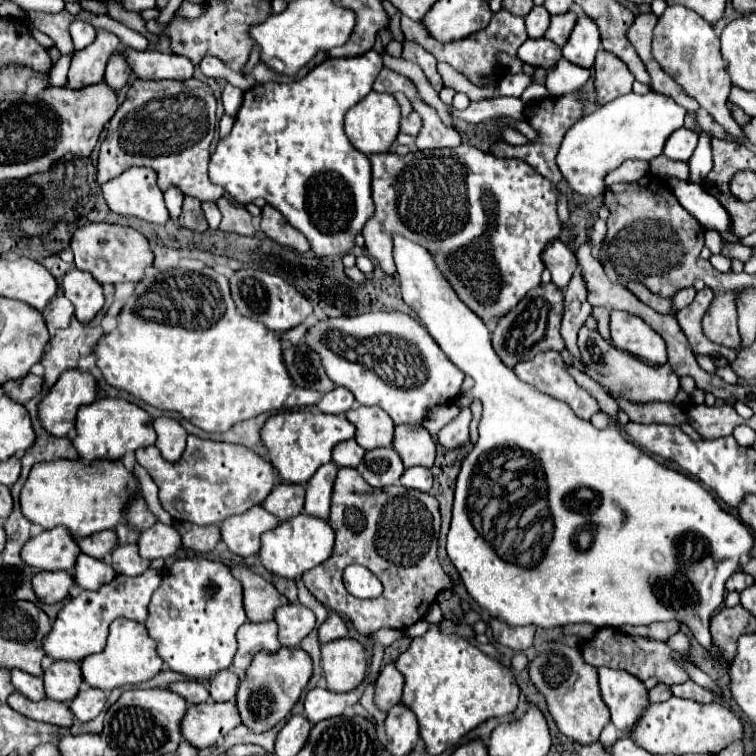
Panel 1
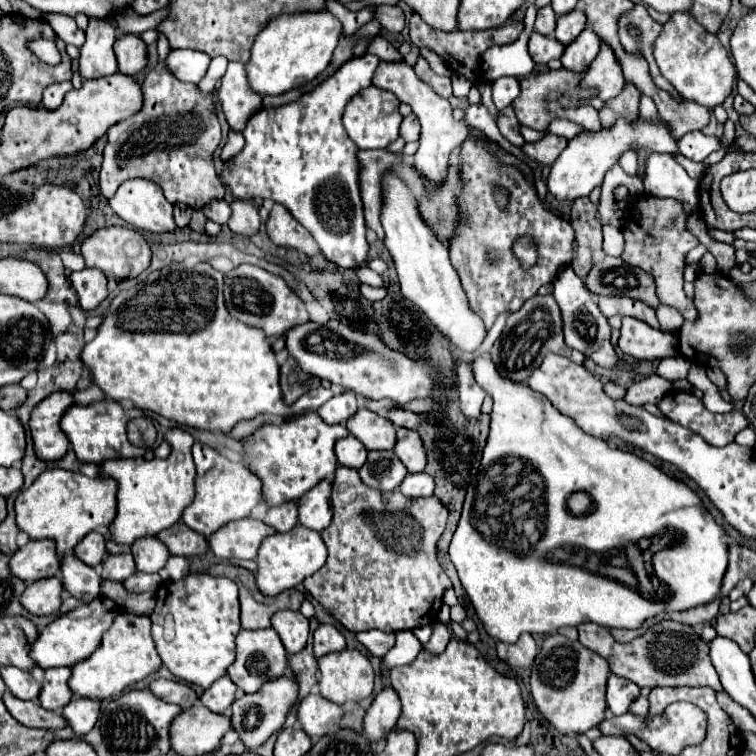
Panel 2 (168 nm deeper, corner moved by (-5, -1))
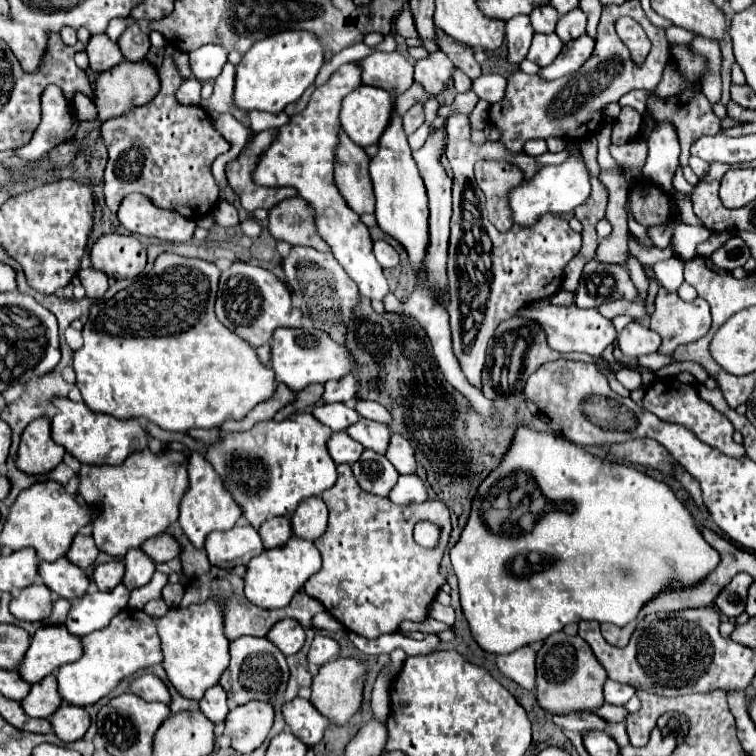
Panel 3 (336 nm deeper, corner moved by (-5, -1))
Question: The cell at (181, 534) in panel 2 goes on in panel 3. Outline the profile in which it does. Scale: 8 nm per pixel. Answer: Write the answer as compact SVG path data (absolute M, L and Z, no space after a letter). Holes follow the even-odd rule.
M160 533L158 537L152 537L152 539L146 541L144 545L140 545L140 549L142 549L154 563L168 563L170 559L178 557L178 553L180 553L178 543L176 543L168 533Z

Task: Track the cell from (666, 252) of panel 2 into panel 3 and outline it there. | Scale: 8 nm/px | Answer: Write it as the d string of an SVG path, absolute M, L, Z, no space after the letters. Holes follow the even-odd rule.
M660 287L658 295L656 295L656 311L650 317L650 329L658 331L658 335L662 337L662 345L660 345L658 353L672 355L678 345L696 341L706 335L711 323L710 308L704 299L697 297L692 303L686 303L678 297L678 293L668 293L666 289Z

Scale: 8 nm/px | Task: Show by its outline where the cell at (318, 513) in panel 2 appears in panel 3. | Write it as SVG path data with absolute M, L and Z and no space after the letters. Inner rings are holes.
M310 497L302 505L298 505L296 513L290 519L292 531L300 539L316 541L328 523L328 509L320 497Z

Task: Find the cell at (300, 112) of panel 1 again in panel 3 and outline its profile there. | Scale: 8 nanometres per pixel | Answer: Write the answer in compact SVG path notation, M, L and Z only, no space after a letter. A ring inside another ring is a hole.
M342 65L322 87L316 87L306 109L290 119L288 125L280 127L278 139L262 153L258 161L254 181L266 187L294 187L298 195L316 209L316 229L330 245L338 263L346 269L350 279L358 285L360 295L366 299L384 301L390 293L382 267L372 253L372 239L368 227L360 217L342 201L334 185L334 149L338 145L340 129L340 103L342 99L360 85L358 65Z

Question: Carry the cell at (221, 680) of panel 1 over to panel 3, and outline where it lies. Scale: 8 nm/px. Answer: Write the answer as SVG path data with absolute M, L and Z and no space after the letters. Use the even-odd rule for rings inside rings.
M214 685L206 691L206 695L200 701L200 711L212 723L222 723L224 721L224 717L228 715L228 703L226 703L226 693L220 685Z

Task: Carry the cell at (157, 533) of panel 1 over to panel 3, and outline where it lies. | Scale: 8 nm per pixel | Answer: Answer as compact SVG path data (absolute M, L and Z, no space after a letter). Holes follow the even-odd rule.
M130 549L130 553L126 553L126 557L124 557L124 579L122 579L122 583L128 589L138 589L152 579L154 569L156 567L150 561L150 557L146 557L146 553L140 553L140 549Z

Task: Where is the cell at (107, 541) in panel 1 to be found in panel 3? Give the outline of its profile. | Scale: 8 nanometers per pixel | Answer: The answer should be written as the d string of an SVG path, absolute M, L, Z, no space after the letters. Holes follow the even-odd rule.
M76 535L72 541L72 547L68 549L68 561L78 565L80 569L90 567L94 563L96 555L98 555L98 549L90 535Z

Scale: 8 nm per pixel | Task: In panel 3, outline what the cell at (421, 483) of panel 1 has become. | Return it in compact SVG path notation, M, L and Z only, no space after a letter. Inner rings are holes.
M400 475L398 483L390 491L390 501L396 505L408 505L408 503L424 503L428 499L426 487L422 479L416 475Z

